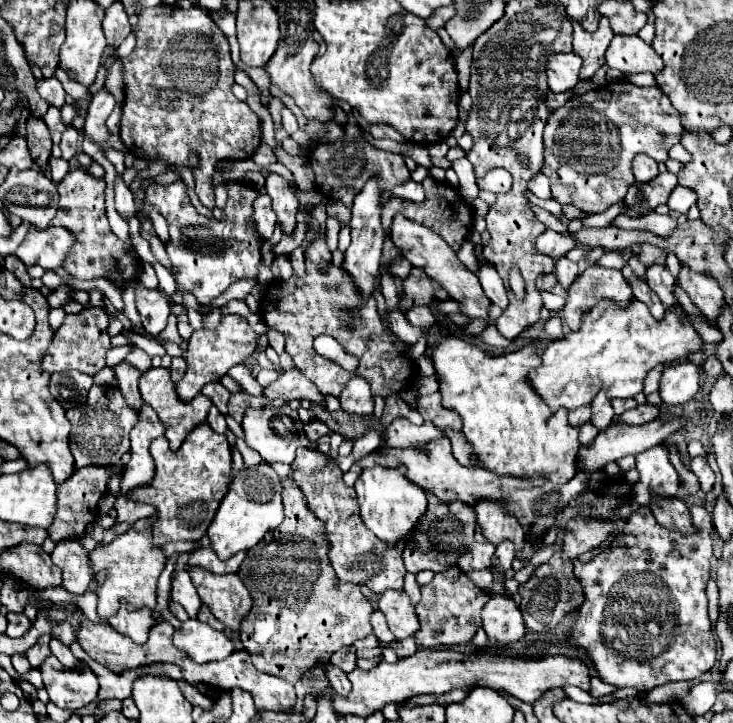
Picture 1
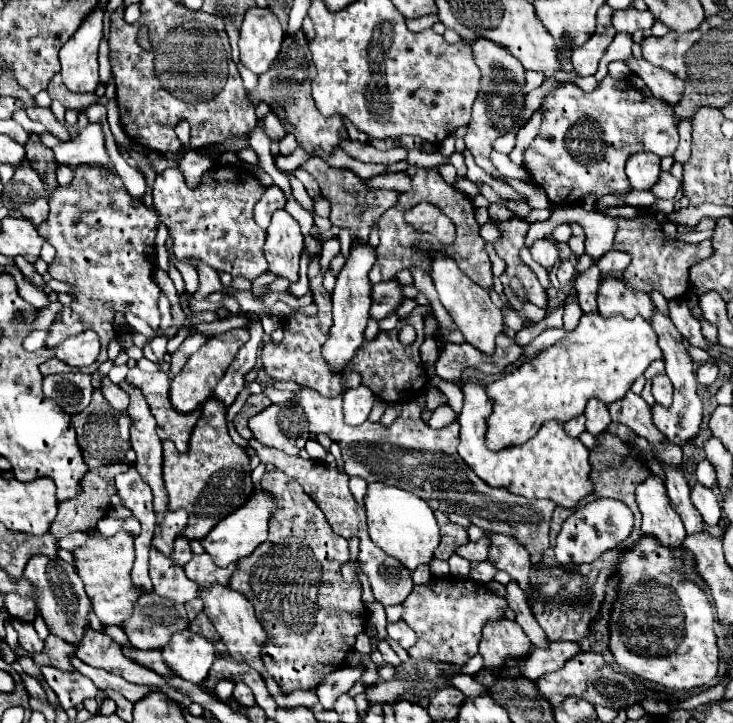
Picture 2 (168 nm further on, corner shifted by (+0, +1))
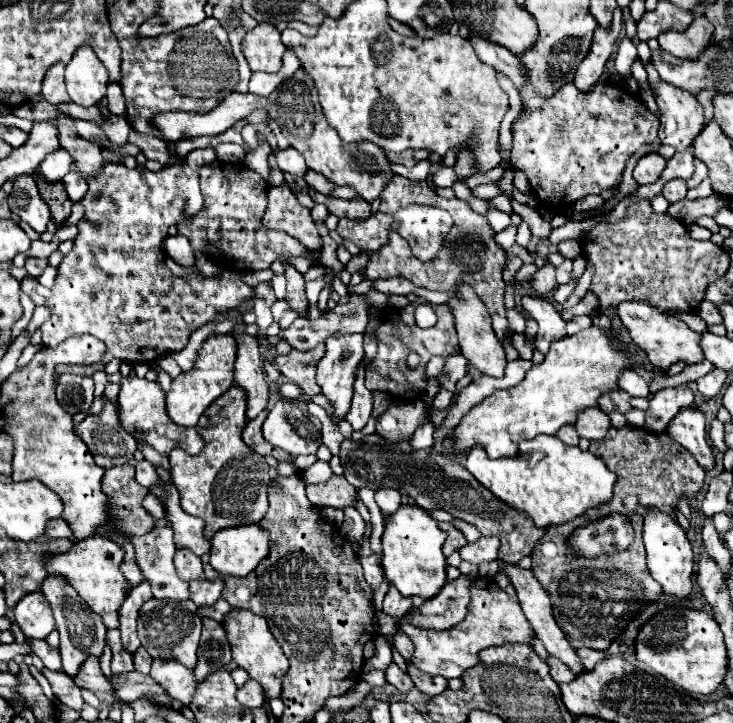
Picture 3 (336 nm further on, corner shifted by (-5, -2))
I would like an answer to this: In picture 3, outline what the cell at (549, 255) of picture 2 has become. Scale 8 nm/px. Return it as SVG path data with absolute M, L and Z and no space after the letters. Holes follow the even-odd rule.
M546 262L542 268L538 268L536 274L530 276L530 288L536 296L546 296L550 290L556 288L556 270L550 262Z

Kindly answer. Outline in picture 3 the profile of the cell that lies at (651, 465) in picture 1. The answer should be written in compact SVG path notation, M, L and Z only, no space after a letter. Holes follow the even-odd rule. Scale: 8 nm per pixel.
M642 508L644 518L644 546L646 546L646 560L648 570L652 578L664 588L664 592L672 598L688 598L692 592L692 574L694 574L694 554L690 548L690 542L686 538L686 532L680 528L680 524L674 522L672 516L660 512Z

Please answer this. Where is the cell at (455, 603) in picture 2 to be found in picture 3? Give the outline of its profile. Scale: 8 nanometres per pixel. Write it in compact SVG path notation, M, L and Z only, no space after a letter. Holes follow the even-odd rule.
M476 580L472 584L472 594L470 594L470 606L466 618L450 628L450 630L424 630L408 624L404 618L400 622L400 630L408 634L408 638L414 642L414 654L412 663L426 672L426 674L440 674L446 680L450 678L460 678L468 668L478 664L478 652L484 648L500 646L506 642L524 642L532 646L534 640L534 630L530 622L524 618L524 612L518 604L516 598L510 598L504 590L500 590L492 580Z

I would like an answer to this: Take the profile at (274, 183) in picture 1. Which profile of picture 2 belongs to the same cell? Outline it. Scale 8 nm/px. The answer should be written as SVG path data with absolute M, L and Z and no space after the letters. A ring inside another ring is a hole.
M275 211L271 225L267 227L265 257L269 271L277 277L287 277L289 281L299 279L299 257L303 249L301 225L285 211Z

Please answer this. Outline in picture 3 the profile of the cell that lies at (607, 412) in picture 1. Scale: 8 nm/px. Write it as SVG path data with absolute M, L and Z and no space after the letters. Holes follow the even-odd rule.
M588 408L588 410L580 410L574 426L580 438L602 440L610 428L610 418L600 408Z

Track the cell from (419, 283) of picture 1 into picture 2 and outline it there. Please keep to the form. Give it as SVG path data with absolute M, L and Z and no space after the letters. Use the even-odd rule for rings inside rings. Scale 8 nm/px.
M395 279L373 285L373 289L371 289L371 299L373 299L371 317L379 321L379 319L387 317L389 313L393 313L399 307L399 303L403 301L401 289L403 289L403 285Z

